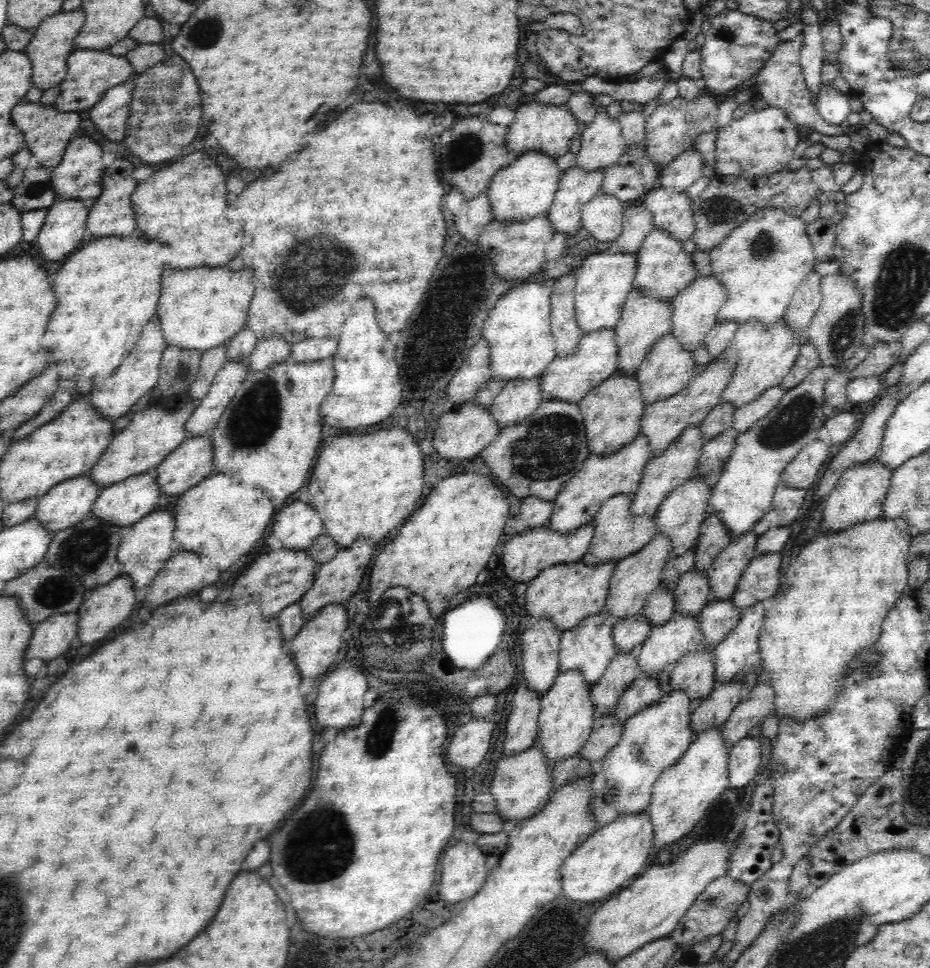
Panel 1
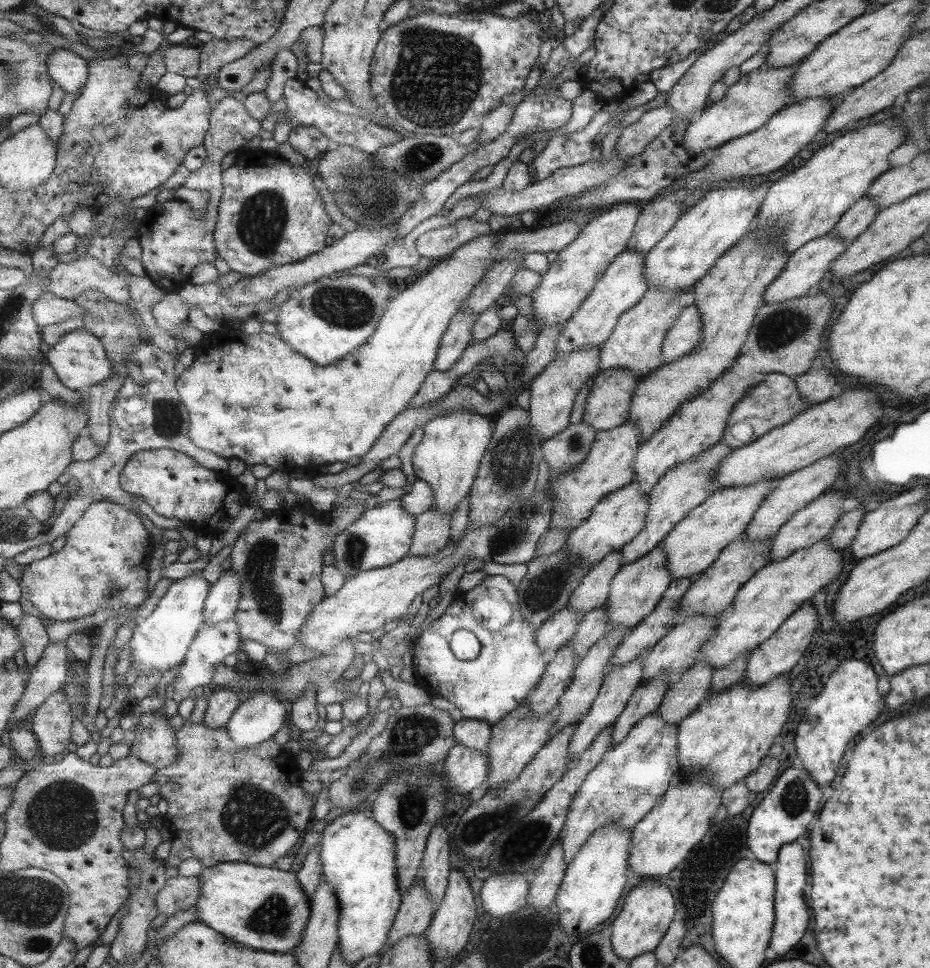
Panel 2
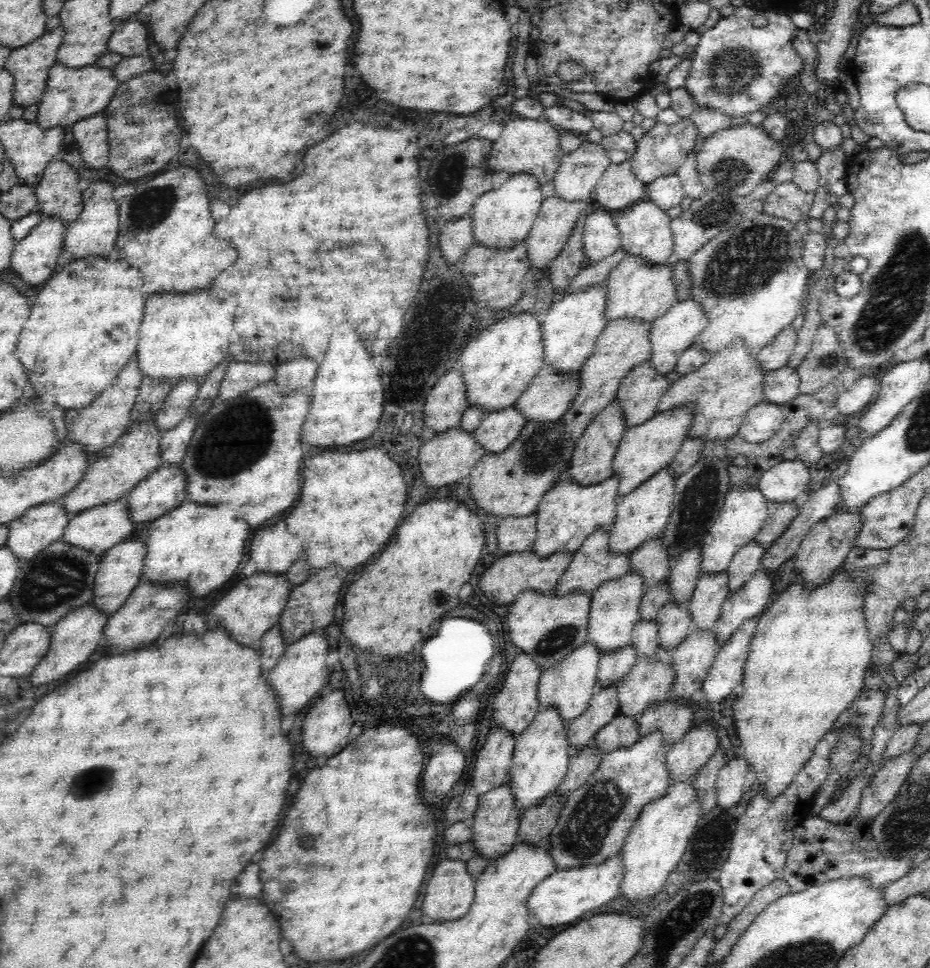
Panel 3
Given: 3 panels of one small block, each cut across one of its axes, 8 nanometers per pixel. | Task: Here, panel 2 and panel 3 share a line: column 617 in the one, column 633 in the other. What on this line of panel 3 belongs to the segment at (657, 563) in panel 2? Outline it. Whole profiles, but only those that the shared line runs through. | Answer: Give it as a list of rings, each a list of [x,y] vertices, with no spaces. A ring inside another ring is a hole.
[[[628,572],[622,578],[604,582],[593,592],[589,614],[588,641],[598,648],[599,652],[617,652],[631,642],[636,624],[641,620],[640,606],[645,590],[644,581],[639,574]]]

